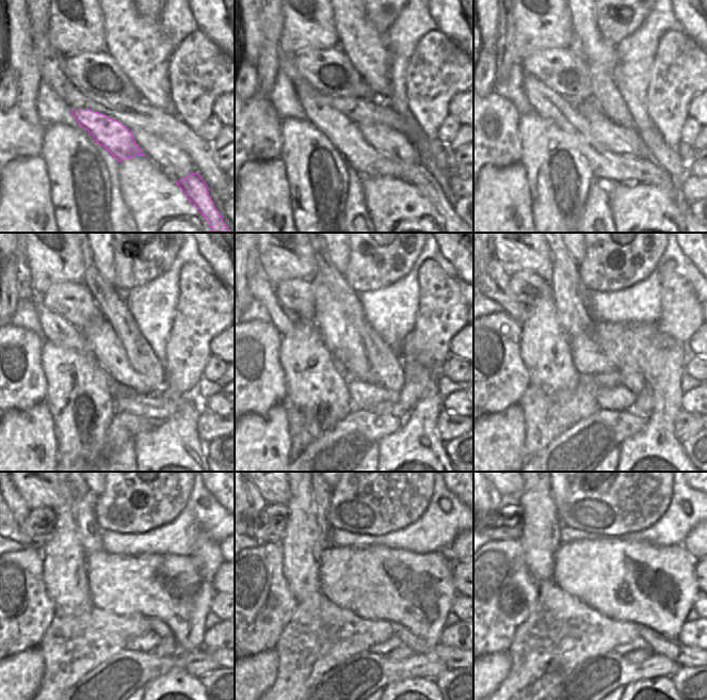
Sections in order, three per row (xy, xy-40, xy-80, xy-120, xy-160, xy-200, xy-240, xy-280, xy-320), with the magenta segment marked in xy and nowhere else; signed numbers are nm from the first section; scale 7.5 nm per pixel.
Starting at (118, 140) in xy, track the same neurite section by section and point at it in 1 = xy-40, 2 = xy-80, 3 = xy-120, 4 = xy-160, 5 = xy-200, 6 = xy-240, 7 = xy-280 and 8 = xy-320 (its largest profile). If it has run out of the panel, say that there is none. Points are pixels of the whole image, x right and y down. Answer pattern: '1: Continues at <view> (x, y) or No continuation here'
1: Continues at xy-40 (344, 134)
2: Continues at xy-80 (605, 164)
3: Continues at xy-120 (57, 330)
4: Continues at xy-160 (285, 320)
5: Continues at xy-200 (495, 281)
6: Continues at xy-240 (17, 510)
7: Continues at xy-280 (256, 503)
8: Continues at xy-320 (495, 500)

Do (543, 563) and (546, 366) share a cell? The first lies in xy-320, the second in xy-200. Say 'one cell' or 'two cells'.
one cell

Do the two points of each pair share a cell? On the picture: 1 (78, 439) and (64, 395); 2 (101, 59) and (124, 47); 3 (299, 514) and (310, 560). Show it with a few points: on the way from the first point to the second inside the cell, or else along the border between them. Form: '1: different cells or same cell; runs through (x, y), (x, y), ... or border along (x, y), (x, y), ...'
1: same cell; runs through (77, 428), (74, 420), (74, 412), (67, 406)
2: different cells; border along (105, 51), (125, 74)
3: same cell; runs through (302, 526), (303, 549)

